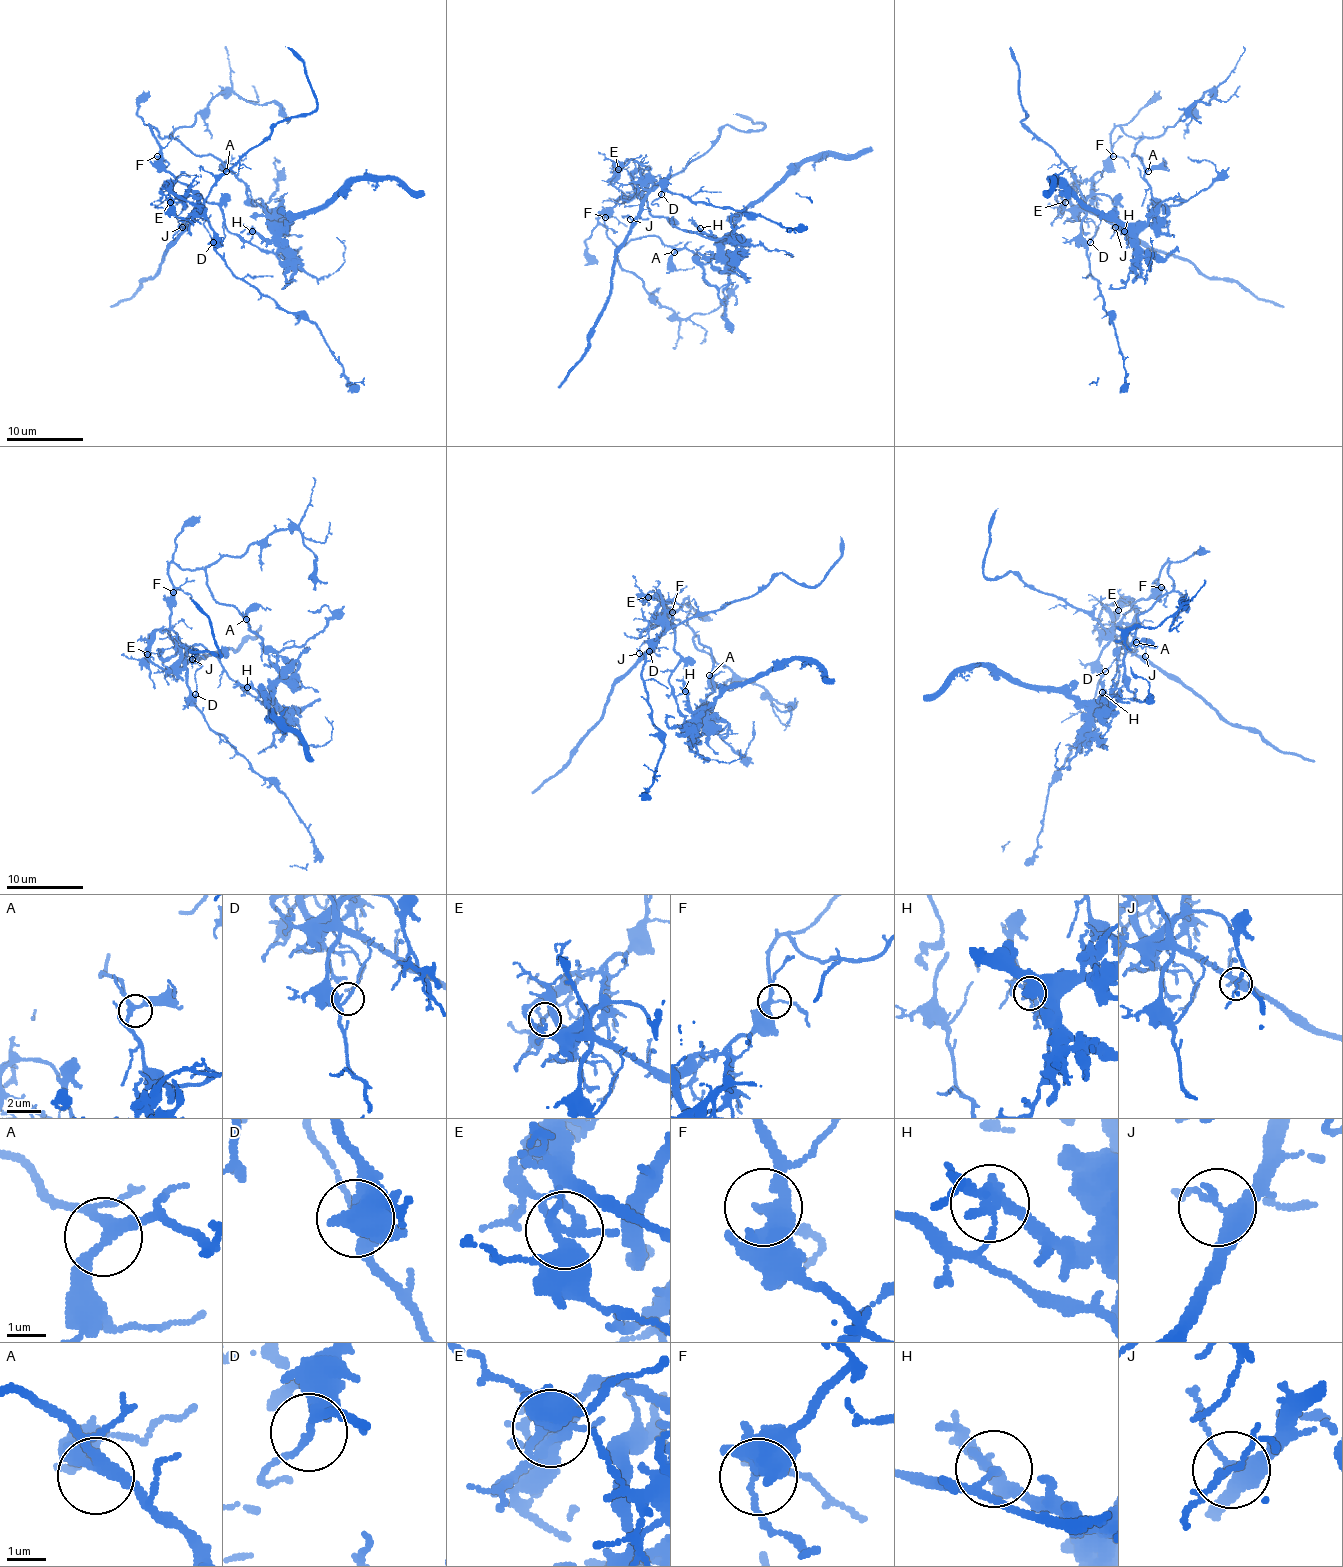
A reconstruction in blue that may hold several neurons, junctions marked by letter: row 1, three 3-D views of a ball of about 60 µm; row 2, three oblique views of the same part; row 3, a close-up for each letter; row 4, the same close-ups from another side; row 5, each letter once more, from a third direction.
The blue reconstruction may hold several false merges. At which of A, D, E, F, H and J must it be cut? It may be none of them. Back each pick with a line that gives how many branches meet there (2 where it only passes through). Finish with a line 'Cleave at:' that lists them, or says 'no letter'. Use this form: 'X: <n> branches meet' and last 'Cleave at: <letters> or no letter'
E: 4 branches meet
H: 3 branches meet
Cleave at: E, H

